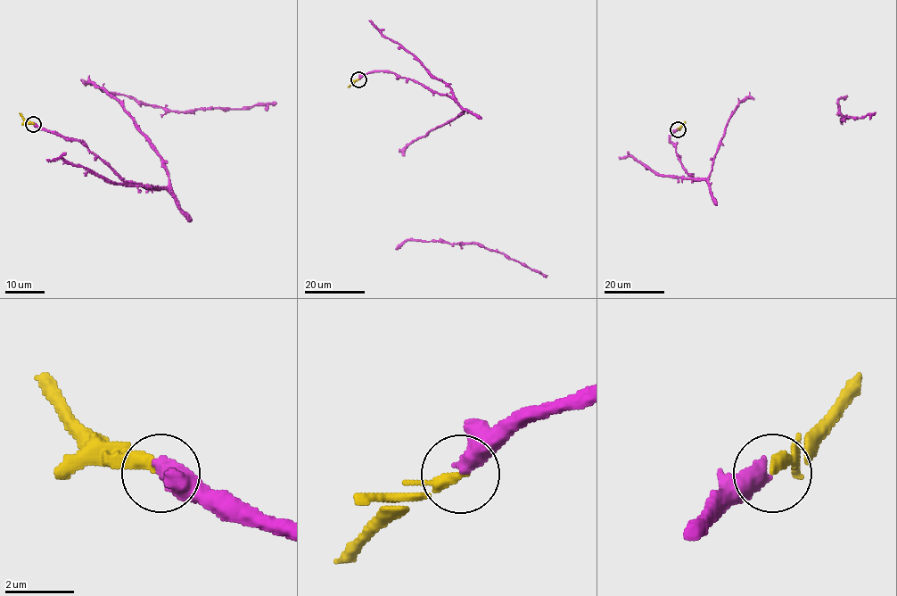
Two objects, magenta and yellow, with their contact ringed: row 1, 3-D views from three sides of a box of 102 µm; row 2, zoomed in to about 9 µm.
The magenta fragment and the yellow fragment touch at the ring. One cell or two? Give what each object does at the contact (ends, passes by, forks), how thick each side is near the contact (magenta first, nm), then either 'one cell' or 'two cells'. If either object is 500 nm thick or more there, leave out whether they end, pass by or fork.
550/260 nm | one cell

